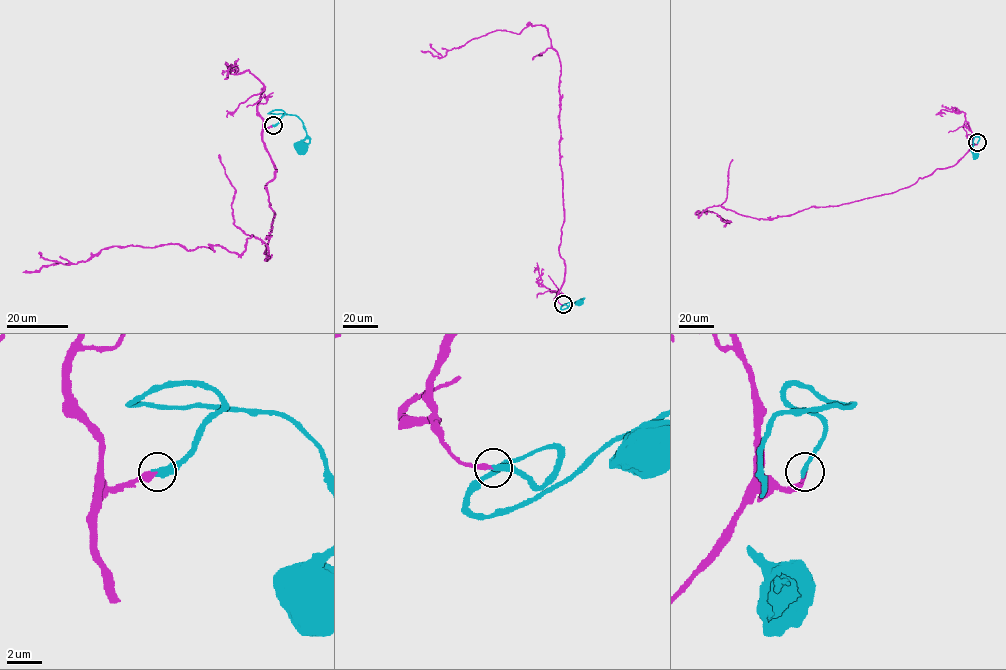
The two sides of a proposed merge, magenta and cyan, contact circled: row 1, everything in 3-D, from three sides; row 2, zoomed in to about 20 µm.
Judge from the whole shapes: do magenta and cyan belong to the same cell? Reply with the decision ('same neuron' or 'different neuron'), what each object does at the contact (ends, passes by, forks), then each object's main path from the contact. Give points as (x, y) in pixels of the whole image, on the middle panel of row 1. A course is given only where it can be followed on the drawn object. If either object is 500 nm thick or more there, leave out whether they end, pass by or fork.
same neuron; magenta ends there; cyan ends there; magenta runs (563, 304), (561, 63), (548, 29), (529, 22), (519, 33), (496, 30), (442, 57), (421, 50); cyan runs (563, 304), (570, 306), (582, 298), (580, 302)

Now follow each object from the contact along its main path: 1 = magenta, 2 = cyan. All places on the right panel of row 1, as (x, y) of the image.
1: (977, 143), (953, 166), (887, 194), (771, 219), (720, 205), (695, 214), (713, 212), (730, 221), (723, 226)
2: (977, 143), (979, 136), (974, 137), (971, 148), (975, 154)

